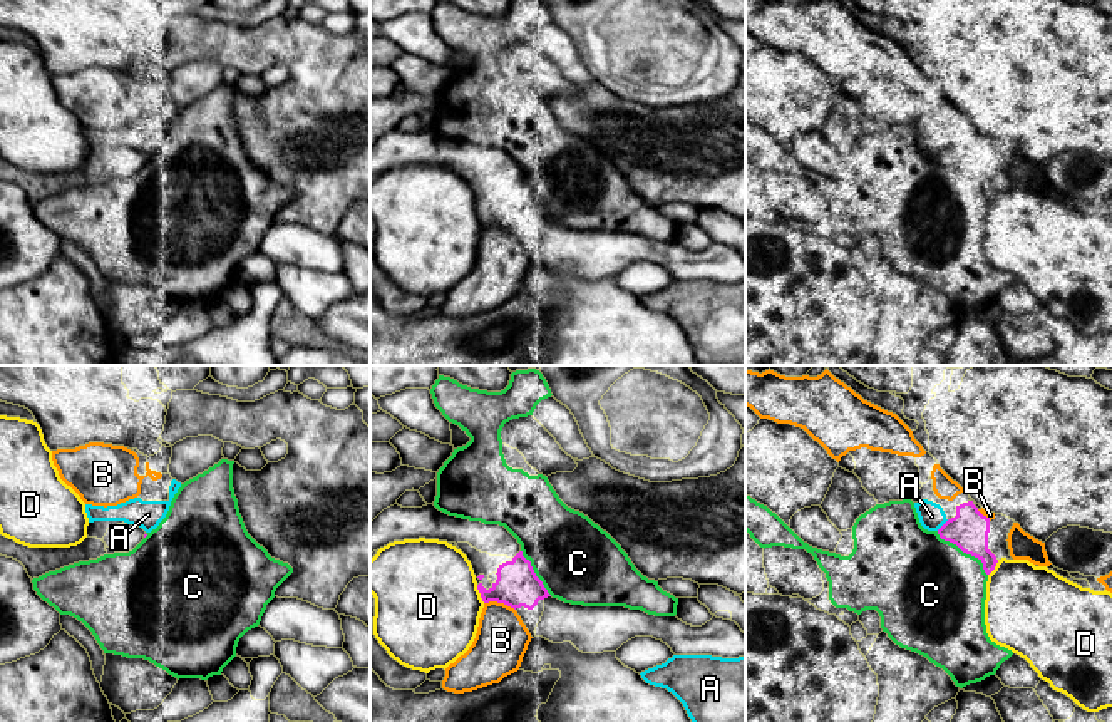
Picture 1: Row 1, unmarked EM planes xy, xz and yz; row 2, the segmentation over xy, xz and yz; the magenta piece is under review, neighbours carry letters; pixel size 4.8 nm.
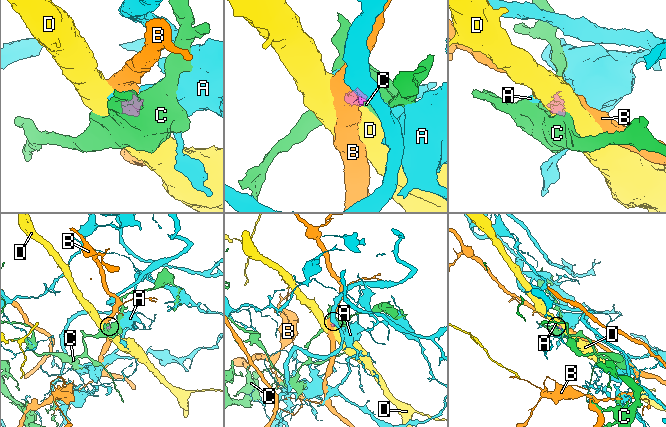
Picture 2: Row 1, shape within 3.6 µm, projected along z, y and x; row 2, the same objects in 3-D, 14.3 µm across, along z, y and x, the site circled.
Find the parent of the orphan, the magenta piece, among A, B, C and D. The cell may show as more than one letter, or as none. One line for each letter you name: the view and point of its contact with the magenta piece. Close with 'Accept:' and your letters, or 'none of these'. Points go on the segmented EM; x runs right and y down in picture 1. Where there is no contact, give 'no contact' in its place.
Accept: none of these

